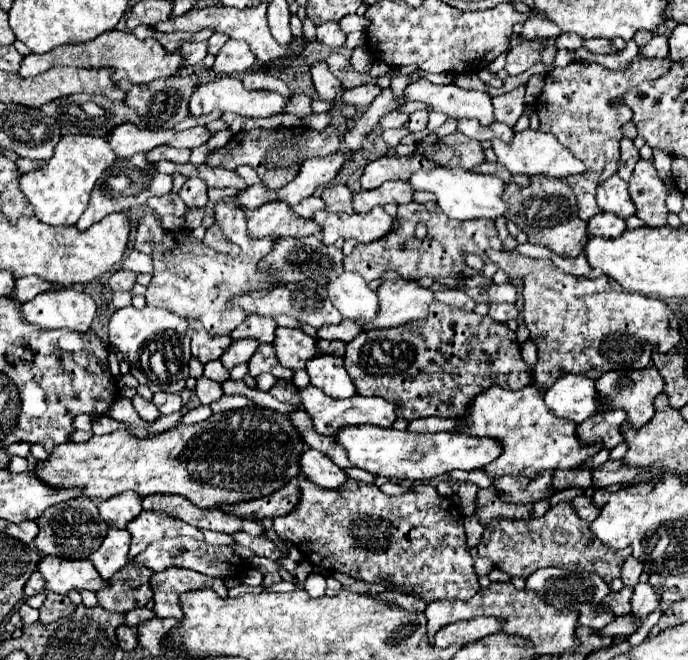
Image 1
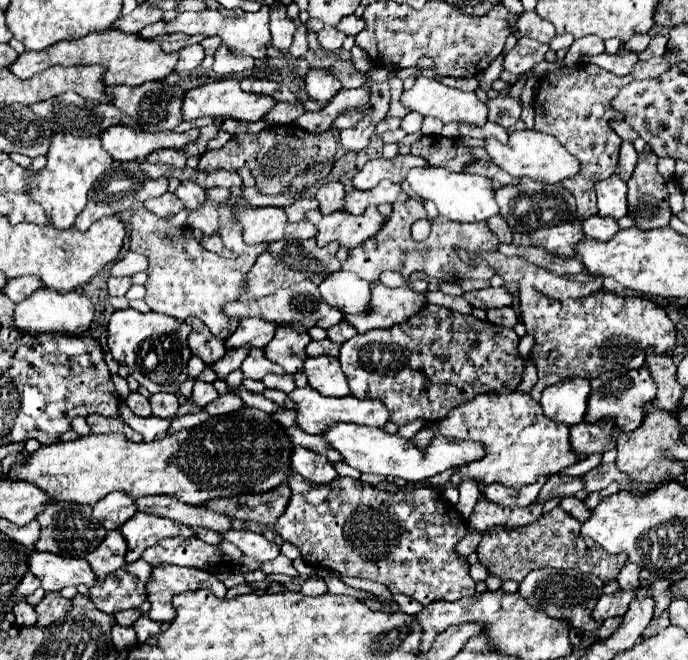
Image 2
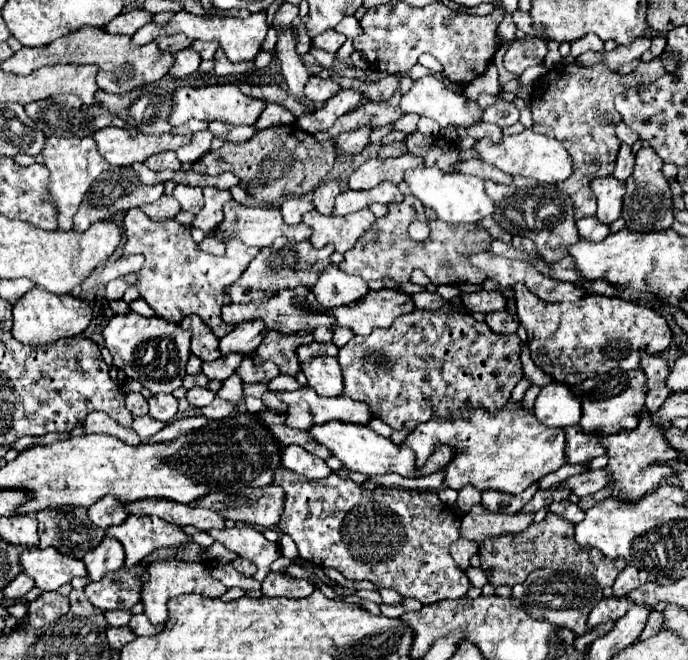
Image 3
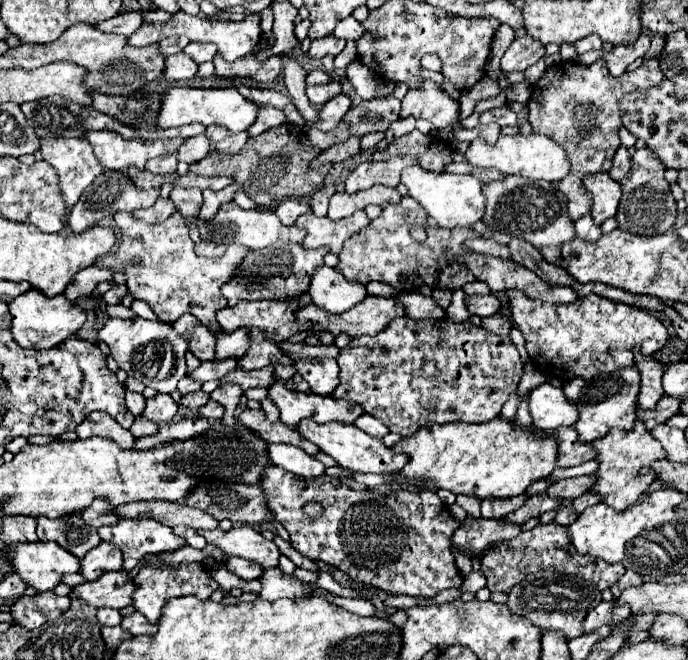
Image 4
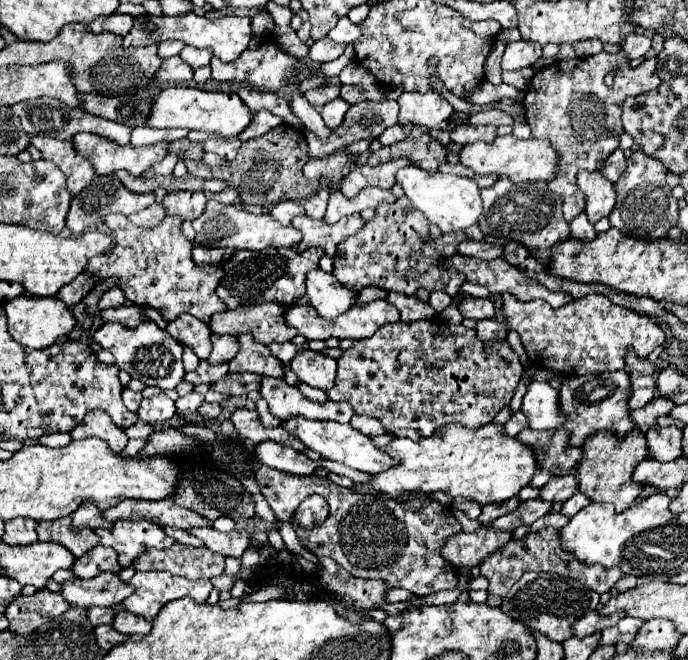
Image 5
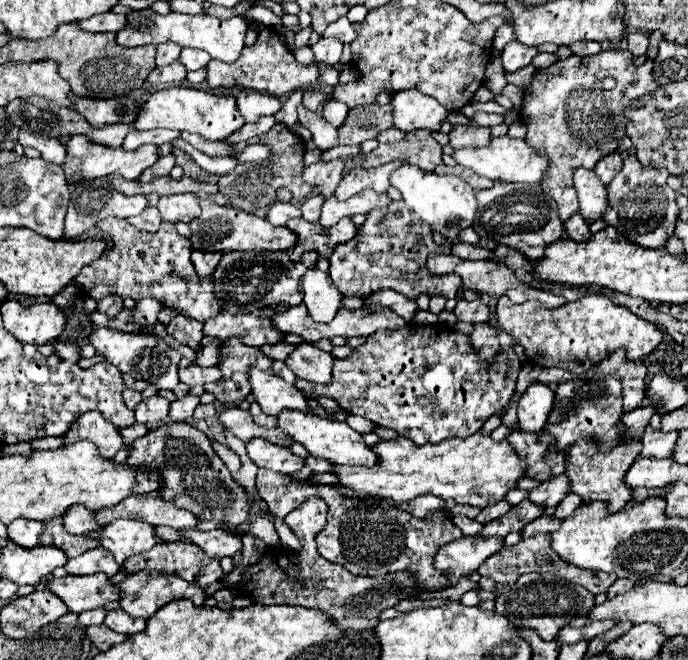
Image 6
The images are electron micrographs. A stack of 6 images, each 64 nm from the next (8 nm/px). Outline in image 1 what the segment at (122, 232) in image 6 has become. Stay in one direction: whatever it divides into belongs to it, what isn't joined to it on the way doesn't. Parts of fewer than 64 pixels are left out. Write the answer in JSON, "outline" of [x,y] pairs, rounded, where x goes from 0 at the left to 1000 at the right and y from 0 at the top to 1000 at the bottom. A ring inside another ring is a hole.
{"outline":[[[320,306],[311,314],[311,324],[327,361],[339,370],[349,370],[352,379],[346,388],[337,391],[331,385],[299,376],[270,348],[244,352],[221,324],[209,324],[203,330],[195,376],[221,385],[224,391],[224,418],[212,445],[215,464],[244,467],[265,482],[285,482],[302,503],[334,506],[346,491],[355,488],[360,476],[352,467],[331,467],[331,458],[349,442],[392,436],[398,430],[395,421],[378,412],[375,397],[398,379],[401,361],[387,358],[381,364],[363,364],[358,352],[355,321],[337,306]]]}

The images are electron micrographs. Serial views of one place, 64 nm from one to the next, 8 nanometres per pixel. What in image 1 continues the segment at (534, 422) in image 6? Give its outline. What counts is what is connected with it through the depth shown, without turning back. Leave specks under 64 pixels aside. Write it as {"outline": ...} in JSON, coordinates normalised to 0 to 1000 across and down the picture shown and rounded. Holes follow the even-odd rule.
{"outline":[[[826,567],[794,594],[791,606],[808,630],[843,642],[872,624],[872,600],[866,594],[866,579],[860,573],[849,567]]]}

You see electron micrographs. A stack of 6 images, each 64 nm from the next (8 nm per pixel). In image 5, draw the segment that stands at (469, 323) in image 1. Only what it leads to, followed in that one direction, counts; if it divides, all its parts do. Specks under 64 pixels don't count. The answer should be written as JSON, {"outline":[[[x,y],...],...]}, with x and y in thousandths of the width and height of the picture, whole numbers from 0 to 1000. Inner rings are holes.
{"outline":[[[584,485],[555,494],[541,512],[517,515],[491,542],[488,582],[477,591],[480,606],[509,609],[520,627],[544,630],[555,645],[573,658],[596,667],[628,661],[634,648],[666,639],[680,648],[698,648],[718,636],[718,630],[741,612],[762,555],[753,536],[735,515],[701,518],[689,497],[672,491],[651,491],[648,485],[610,485],[610,491],[590,491]]]}

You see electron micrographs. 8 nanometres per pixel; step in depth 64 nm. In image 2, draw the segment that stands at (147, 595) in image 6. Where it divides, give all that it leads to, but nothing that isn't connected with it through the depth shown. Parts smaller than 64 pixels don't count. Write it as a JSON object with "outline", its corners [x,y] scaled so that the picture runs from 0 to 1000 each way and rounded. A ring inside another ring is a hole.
{"outline":[[[235,855],[224,861],[212,891],[215,909],[221,915],[215,933],[233,942],[250,942],[250,906],[256,900],[291,891],[308,891],[314,903],[328,903],[328,888],[305,867],[288,861],[262,861],[250,855]]]}

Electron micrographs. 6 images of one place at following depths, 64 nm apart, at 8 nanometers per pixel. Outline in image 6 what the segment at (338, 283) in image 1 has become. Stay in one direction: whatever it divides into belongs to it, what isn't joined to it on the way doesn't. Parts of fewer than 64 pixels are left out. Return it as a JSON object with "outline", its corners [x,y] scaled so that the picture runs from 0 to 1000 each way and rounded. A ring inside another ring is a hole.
{"outline":[[[453,406],[442,415],[436,430],[442,436],[442,461],[459,488],[477,488],[491,476],[491,470],[497,470],[500,448],[474,412]]]}

